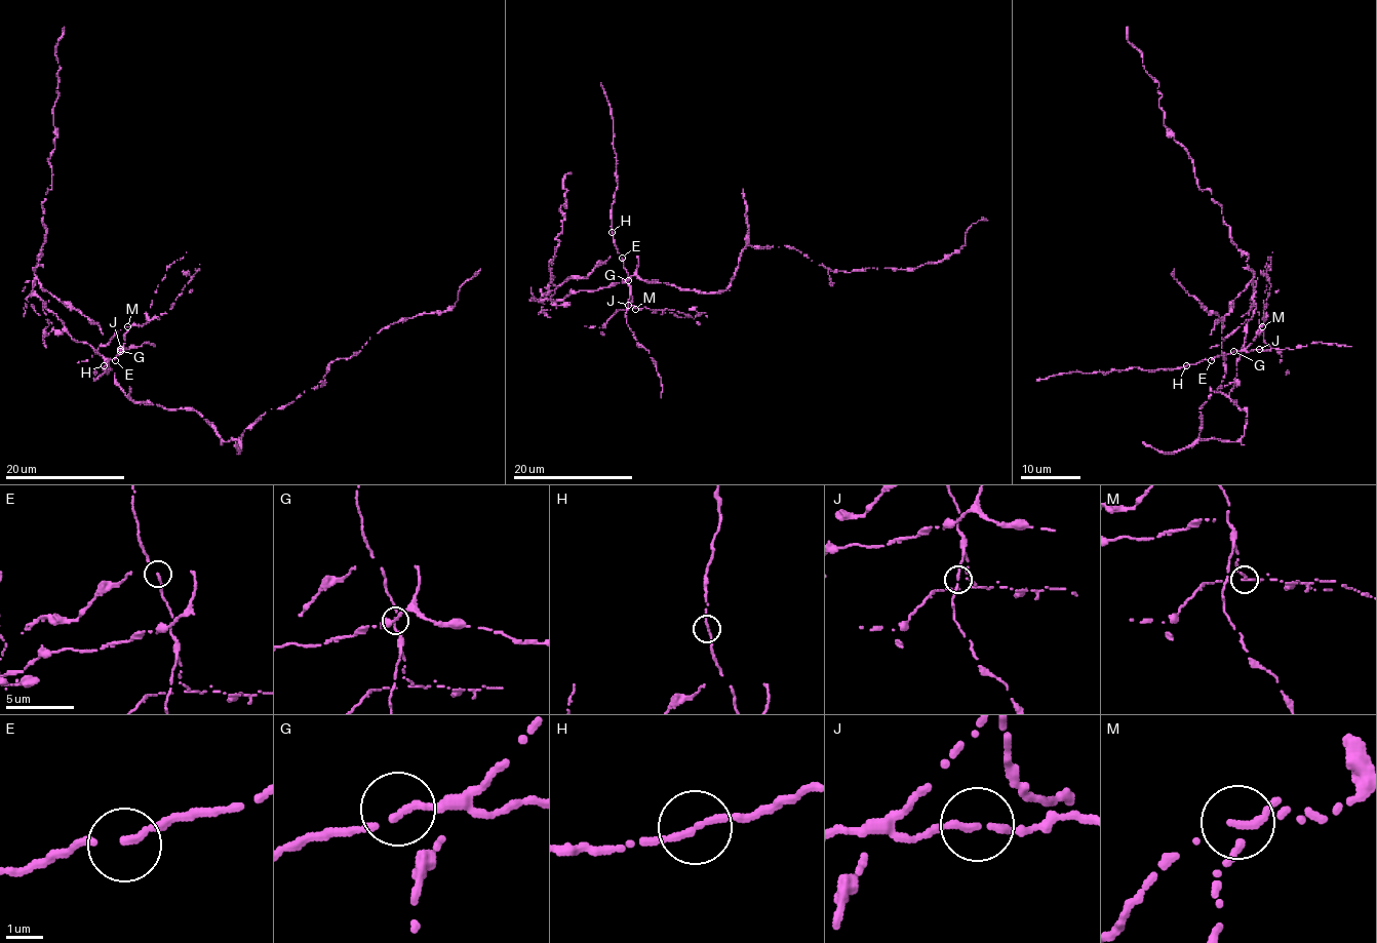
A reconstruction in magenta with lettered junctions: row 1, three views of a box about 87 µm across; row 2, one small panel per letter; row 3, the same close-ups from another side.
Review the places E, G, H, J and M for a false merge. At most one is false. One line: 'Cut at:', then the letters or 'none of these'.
Cut at: M

